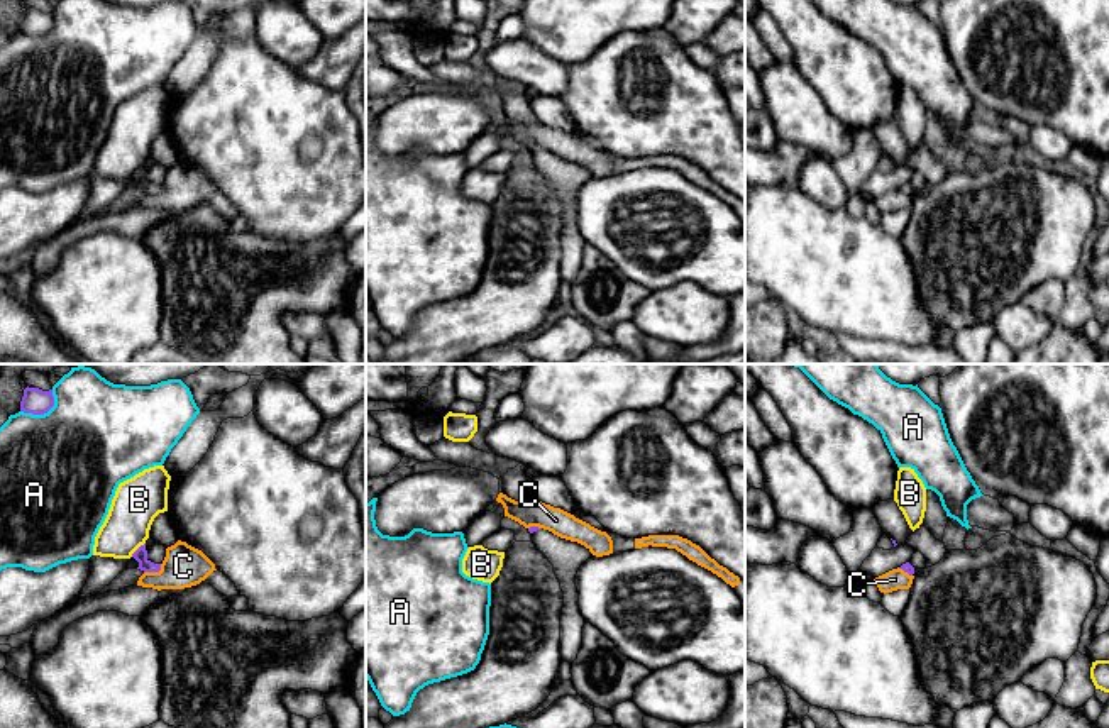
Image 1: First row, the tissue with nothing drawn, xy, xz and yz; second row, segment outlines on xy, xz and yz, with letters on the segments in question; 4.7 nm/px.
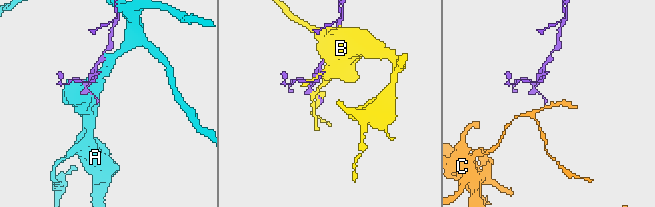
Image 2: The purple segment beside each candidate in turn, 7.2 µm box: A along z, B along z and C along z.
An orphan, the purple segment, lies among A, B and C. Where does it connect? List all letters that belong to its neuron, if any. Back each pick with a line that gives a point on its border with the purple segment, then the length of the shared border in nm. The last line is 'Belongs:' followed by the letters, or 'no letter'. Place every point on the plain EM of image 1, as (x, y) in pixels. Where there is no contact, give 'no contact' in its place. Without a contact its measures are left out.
Belongs: no letter

